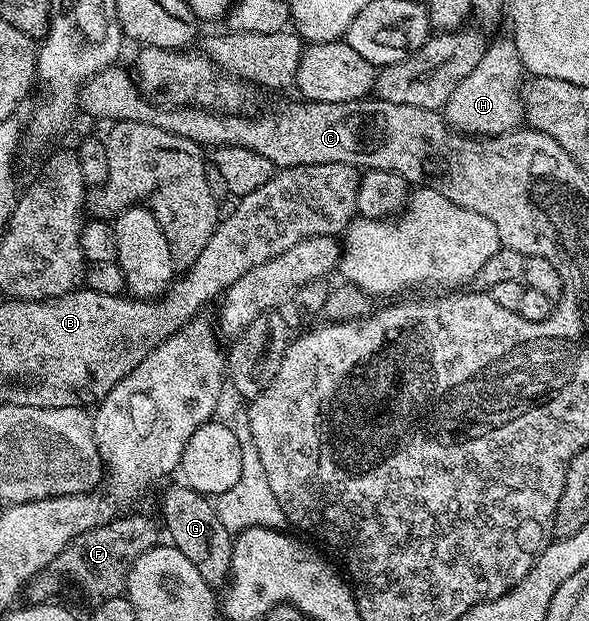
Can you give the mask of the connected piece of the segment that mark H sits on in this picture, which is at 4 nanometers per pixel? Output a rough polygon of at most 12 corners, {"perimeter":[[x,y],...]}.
{"perimeter":[[491,40],[444,106],[456,134],[478,139],[524,121],[522,60]]}

